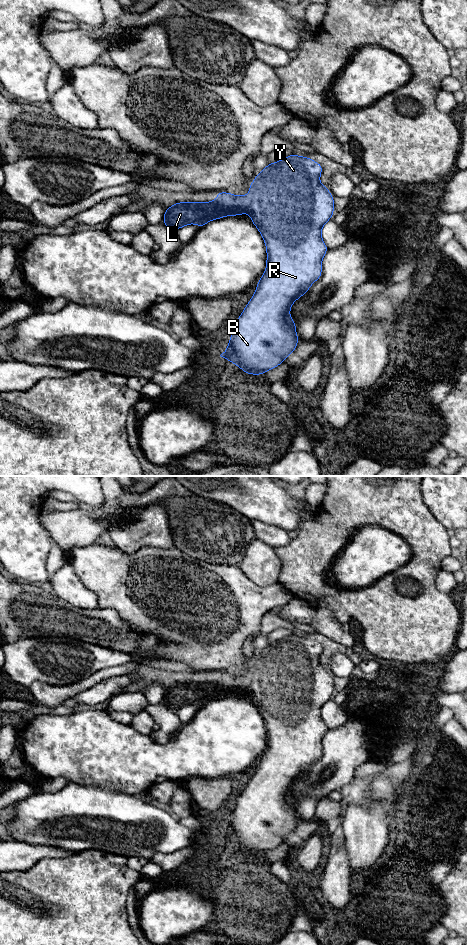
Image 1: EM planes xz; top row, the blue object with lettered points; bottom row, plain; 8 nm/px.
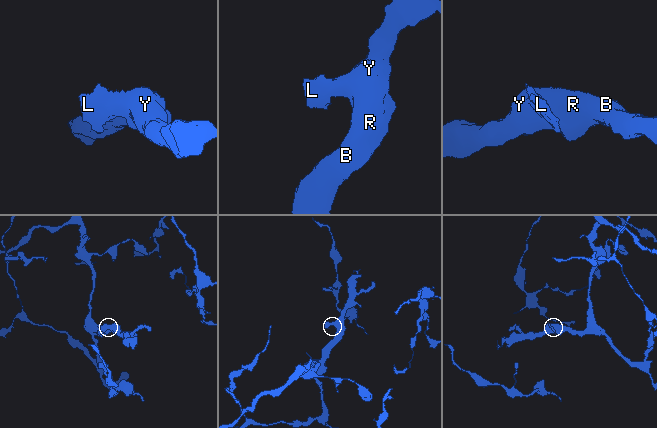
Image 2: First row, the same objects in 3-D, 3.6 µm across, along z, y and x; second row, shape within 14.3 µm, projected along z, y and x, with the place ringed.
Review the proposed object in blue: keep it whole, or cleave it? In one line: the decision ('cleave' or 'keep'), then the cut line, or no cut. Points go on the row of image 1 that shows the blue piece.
keep; cut none

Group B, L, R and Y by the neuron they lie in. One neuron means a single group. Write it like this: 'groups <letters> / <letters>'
groups B L R Y

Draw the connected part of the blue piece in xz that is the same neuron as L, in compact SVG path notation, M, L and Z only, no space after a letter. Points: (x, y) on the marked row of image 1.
M291 154L282 160L269 163L257 173L249 185L248 196L220 191L216 192L217 199L210 202L177 202L165 209L162 224L173 231L190 224L202 228L212 220L248 213L264 240L267 254L265 272L256 285L255 293L237 319L227 349L220 355L242 369L244 373L263 375L285 362L288 355L295 352L297 348L299 342L297 324L289 313L293 303L305 295L311 285L322 276L322 260L329 250L322 239L322 227L334 215L334 197L320 182L322 171L322 165L308 156Z

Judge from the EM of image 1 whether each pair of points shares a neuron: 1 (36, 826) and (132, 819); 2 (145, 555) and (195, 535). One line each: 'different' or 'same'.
1: same
2: different

